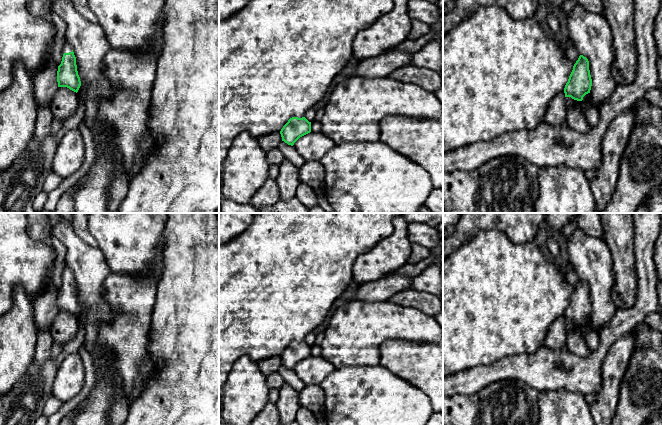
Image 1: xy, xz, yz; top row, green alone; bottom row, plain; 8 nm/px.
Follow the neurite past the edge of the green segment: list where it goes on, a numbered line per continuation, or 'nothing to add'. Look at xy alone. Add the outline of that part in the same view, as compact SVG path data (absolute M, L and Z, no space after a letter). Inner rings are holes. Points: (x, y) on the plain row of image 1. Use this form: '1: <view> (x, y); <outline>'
1: xy (67, 272); M65 266L65 268L63 269L63 273L61 275L61 281L63 281L64 277L69 277L69 276L72 276L72 272L68 266Z

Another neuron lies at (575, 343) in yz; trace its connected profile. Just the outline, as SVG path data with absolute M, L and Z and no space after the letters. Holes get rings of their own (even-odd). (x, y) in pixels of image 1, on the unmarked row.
M565 321L566 343L565 348L576 355L587 357L592 352L587 345L586 338L582 336L582 325Z

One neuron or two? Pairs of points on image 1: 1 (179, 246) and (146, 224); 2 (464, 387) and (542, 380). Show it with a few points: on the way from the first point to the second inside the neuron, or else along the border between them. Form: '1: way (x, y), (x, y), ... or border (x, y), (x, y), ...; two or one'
1: border (166, 223), (162, 235); two
2: way (483, 375), (497, 371), (523, 371); one

